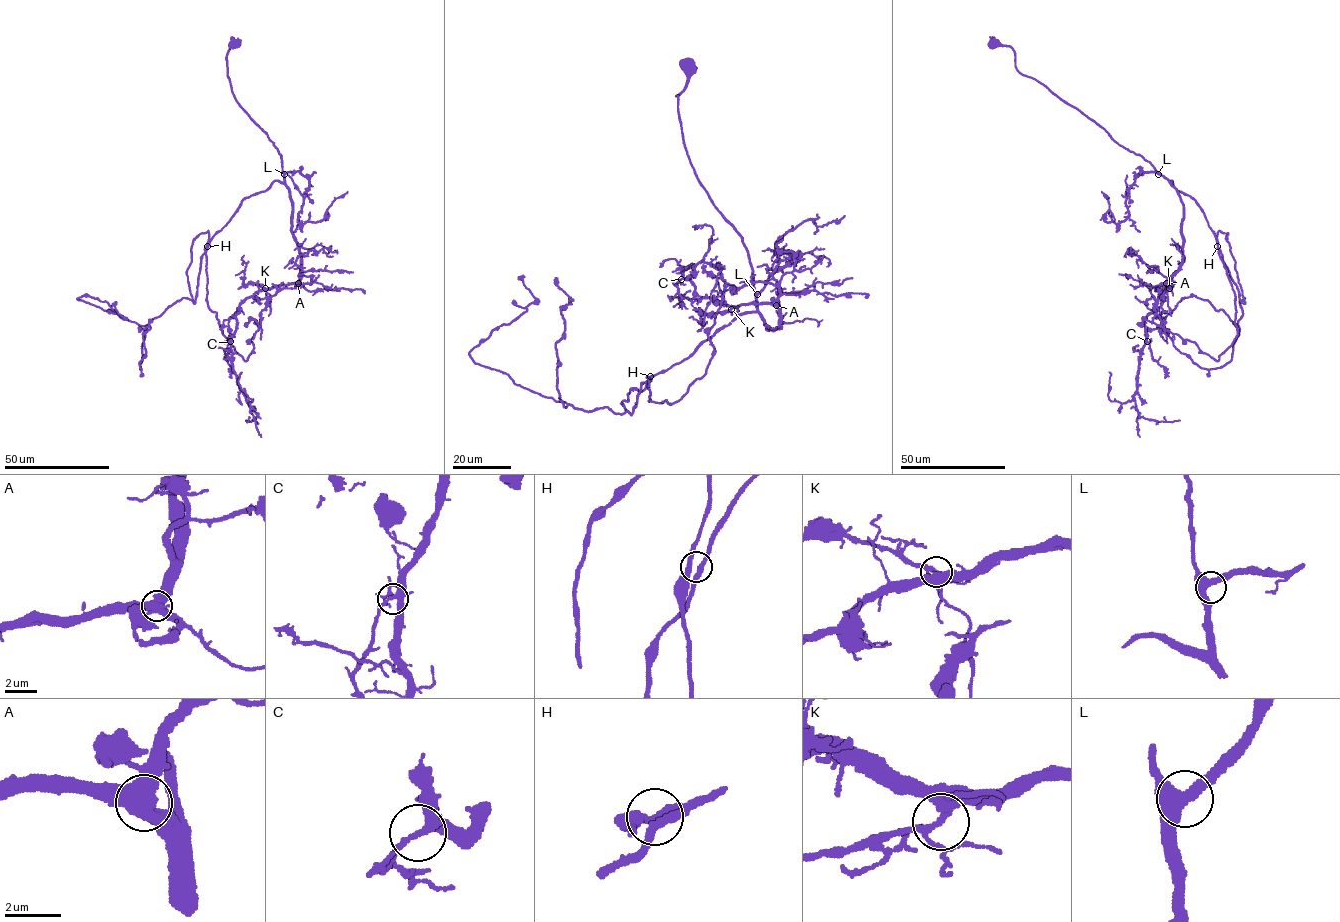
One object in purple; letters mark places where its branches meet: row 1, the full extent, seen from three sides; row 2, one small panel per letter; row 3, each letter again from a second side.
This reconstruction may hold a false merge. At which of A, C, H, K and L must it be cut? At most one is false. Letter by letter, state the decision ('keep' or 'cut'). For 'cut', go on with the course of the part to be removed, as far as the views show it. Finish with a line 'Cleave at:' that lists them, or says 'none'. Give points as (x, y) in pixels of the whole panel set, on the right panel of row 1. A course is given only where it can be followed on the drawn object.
A: keep
C: keep
H: keep
K: keep
L: keep
Cleave at: none

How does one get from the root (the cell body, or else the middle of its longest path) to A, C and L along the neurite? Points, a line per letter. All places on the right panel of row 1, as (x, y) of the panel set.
A: (992, 44), (1009, 45), (1019, 72), (1140, 155), (1176, 189), (1183, 206), (1182, 265), (1166, 283)
C: (992, 44), (1009, 45), (1019, 72), (1176, 189), (1182, 265), (1146, 317), (1147, 341)
L: (992, 44), (1009, 45), (1019, 72), (1094, 120), (1119, 144), (1148, 161), (1158, 174)

